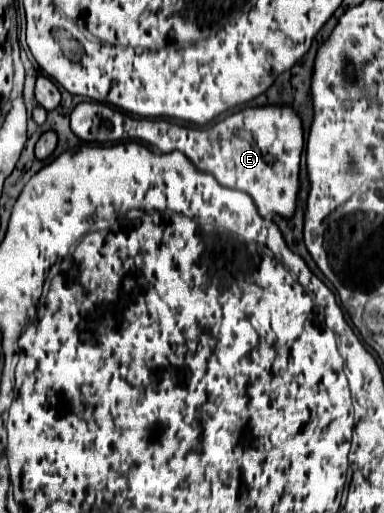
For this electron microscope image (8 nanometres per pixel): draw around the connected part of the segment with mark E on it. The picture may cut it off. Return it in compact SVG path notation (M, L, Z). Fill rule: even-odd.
M78 103L70 115L70 127L82 141L114 143L140 139L162 153L182 151L200 171L212 173L222 187L246 191L262 217L270 213L294 215L304 139L302 123L290 107L248 107L212 127L184 127L164 119L132 117L102 103Z

